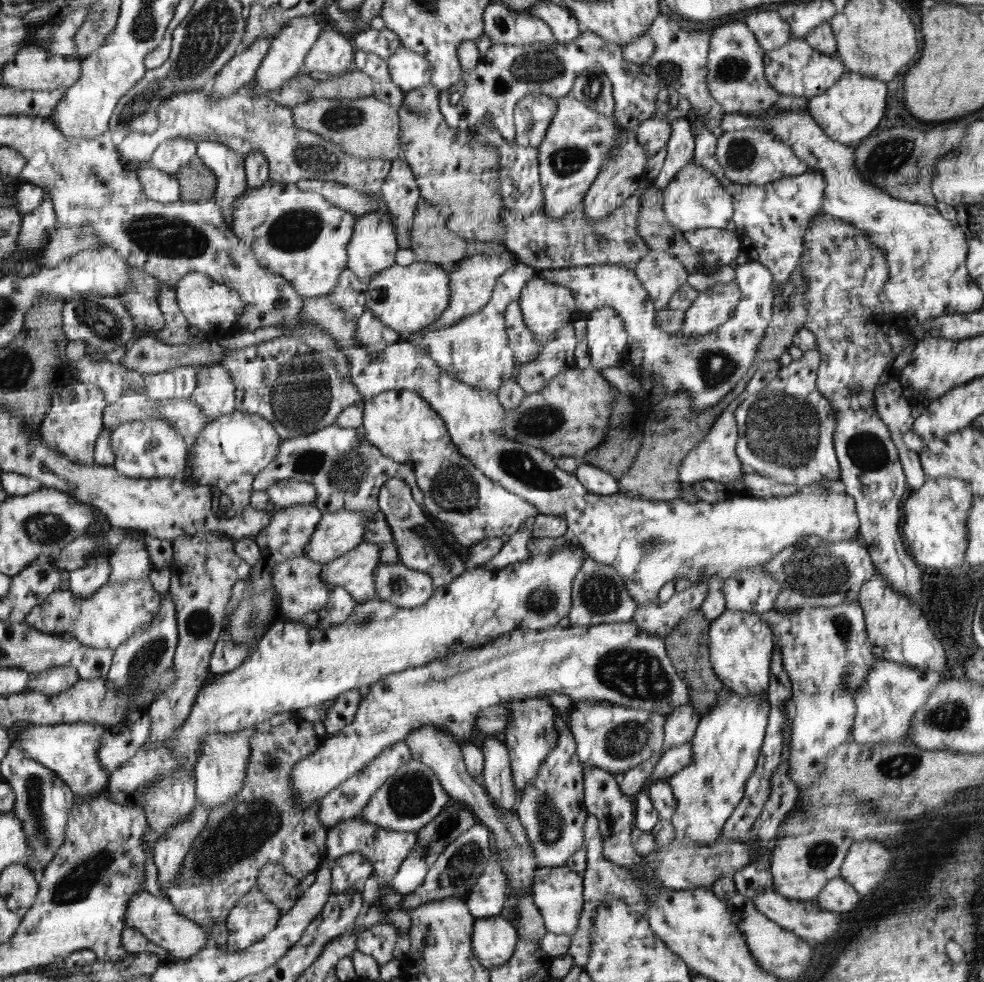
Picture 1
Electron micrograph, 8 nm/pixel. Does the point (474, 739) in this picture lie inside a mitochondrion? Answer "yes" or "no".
no

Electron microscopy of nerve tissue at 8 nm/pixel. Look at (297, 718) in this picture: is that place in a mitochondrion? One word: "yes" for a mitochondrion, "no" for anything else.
no

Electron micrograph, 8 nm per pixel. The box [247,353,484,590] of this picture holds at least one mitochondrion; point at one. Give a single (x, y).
(346, 471)

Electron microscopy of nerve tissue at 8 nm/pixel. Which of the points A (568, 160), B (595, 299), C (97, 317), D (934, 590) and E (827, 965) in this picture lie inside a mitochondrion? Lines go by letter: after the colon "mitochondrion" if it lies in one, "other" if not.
A: mitochondrion
B: other
C: mitochondrion
D: other
E: other

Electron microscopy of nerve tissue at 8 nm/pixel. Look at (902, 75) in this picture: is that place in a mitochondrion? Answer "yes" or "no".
no

